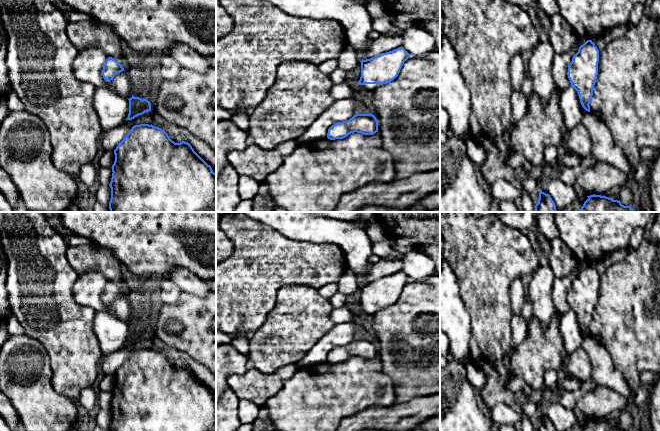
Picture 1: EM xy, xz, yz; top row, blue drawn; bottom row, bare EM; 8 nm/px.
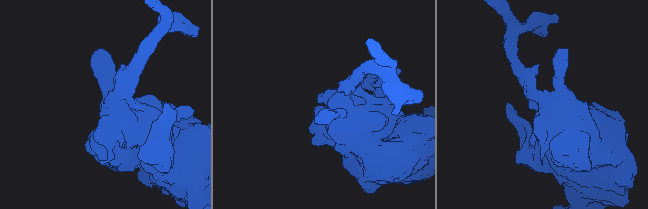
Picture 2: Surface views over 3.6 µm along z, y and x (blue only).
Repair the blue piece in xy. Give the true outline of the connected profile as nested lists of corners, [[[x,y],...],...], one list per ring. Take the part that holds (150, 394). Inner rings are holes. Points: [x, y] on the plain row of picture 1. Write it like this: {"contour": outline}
{"contour": [[[152,348],[133,350],[114,378],[109,431],[216,431],[216,397],[189,367],[175,367],[161,352]]]}

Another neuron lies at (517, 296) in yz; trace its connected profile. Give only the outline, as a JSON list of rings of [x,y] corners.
[[[521,277],[515,278],[510,286],[510,299],[513,313],[524,313],[524,286]]]

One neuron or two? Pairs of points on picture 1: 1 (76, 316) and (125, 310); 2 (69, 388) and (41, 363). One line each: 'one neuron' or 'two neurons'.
1: two neurons
2: two neurons

